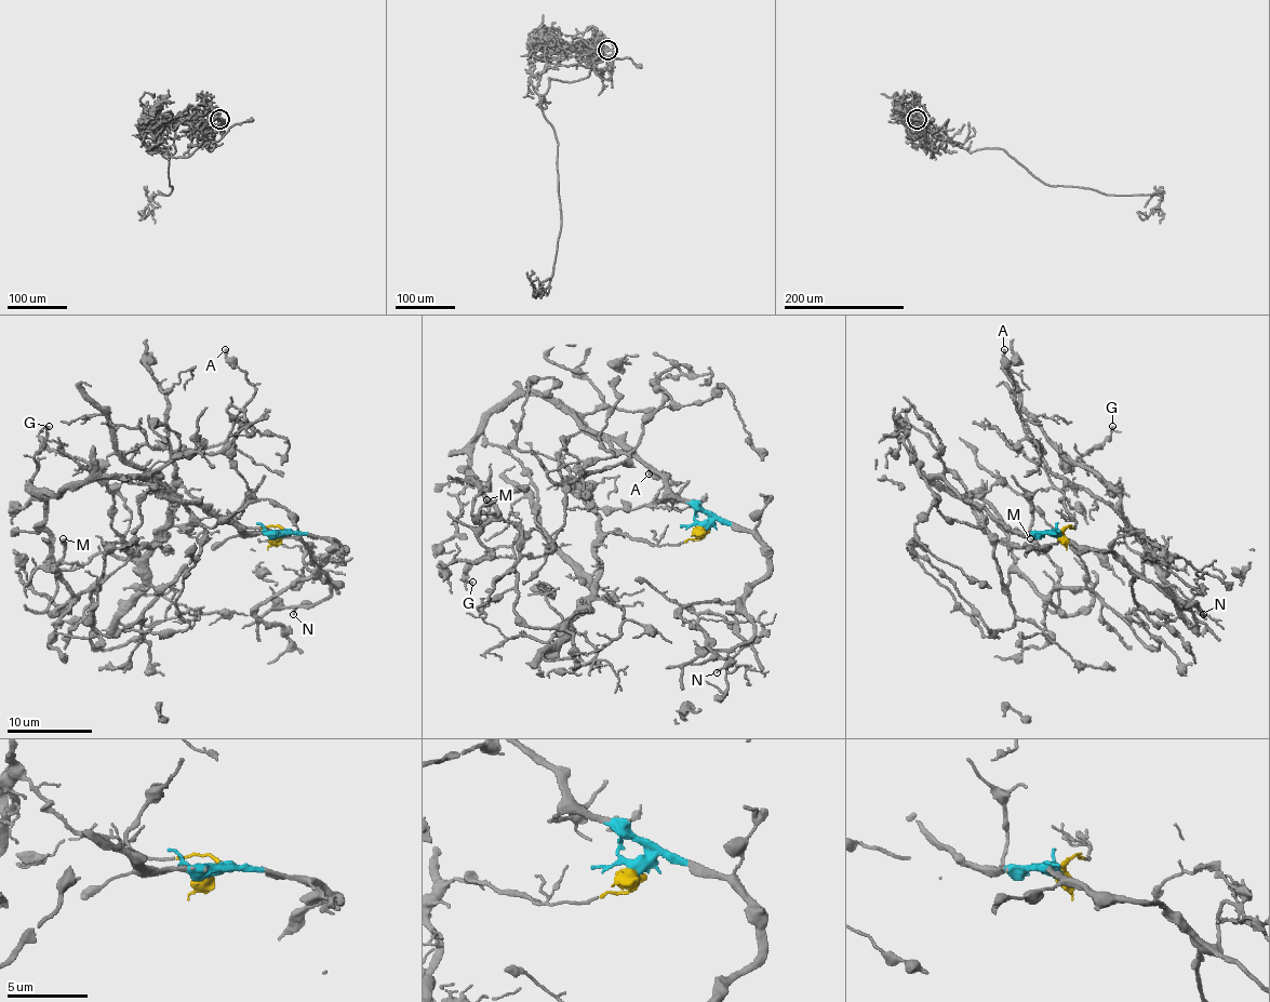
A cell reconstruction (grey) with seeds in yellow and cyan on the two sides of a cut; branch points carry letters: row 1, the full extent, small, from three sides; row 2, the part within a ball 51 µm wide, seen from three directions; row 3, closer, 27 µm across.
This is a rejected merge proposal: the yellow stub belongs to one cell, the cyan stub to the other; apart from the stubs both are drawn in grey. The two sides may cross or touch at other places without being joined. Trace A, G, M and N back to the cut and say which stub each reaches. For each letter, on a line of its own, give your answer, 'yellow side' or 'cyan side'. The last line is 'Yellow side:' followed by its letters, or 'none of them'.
A: yellow side
G: yellow side
M: cyan side
N: cyan side
Yellow side: A, G

